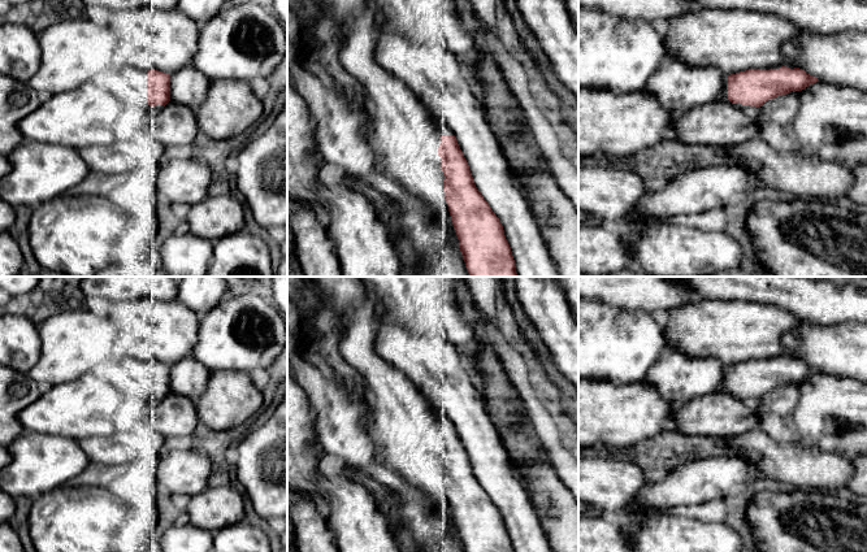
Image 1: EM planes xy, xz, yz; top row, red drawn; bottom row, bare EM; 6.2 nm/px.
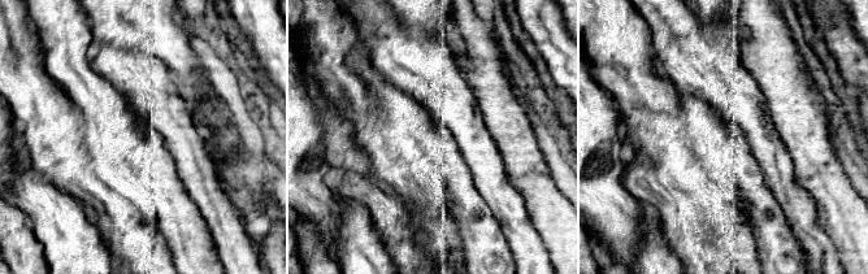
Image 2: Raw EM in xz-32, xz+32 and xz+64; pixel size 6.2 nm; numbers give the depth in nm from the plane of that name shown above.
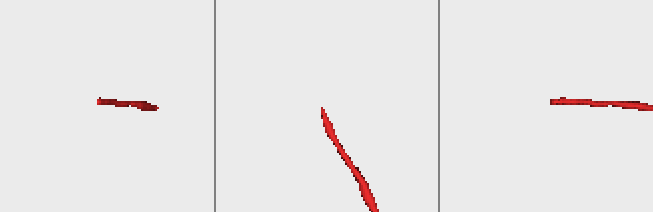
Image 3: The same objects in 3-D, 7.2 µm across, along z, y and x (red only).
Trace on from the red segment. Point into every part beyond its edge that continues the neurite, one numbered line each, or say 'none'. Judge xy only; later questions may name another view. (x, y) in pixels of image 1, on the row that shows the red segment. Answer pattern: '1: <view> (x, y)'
1: xy (130, 85)

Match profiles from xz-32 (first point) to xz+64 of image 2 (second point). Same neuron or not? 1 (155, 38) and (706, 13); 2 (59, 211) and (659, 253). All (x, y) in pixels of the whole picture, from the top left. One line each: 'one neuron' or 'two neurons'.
1: one neuron
2: one neuron

